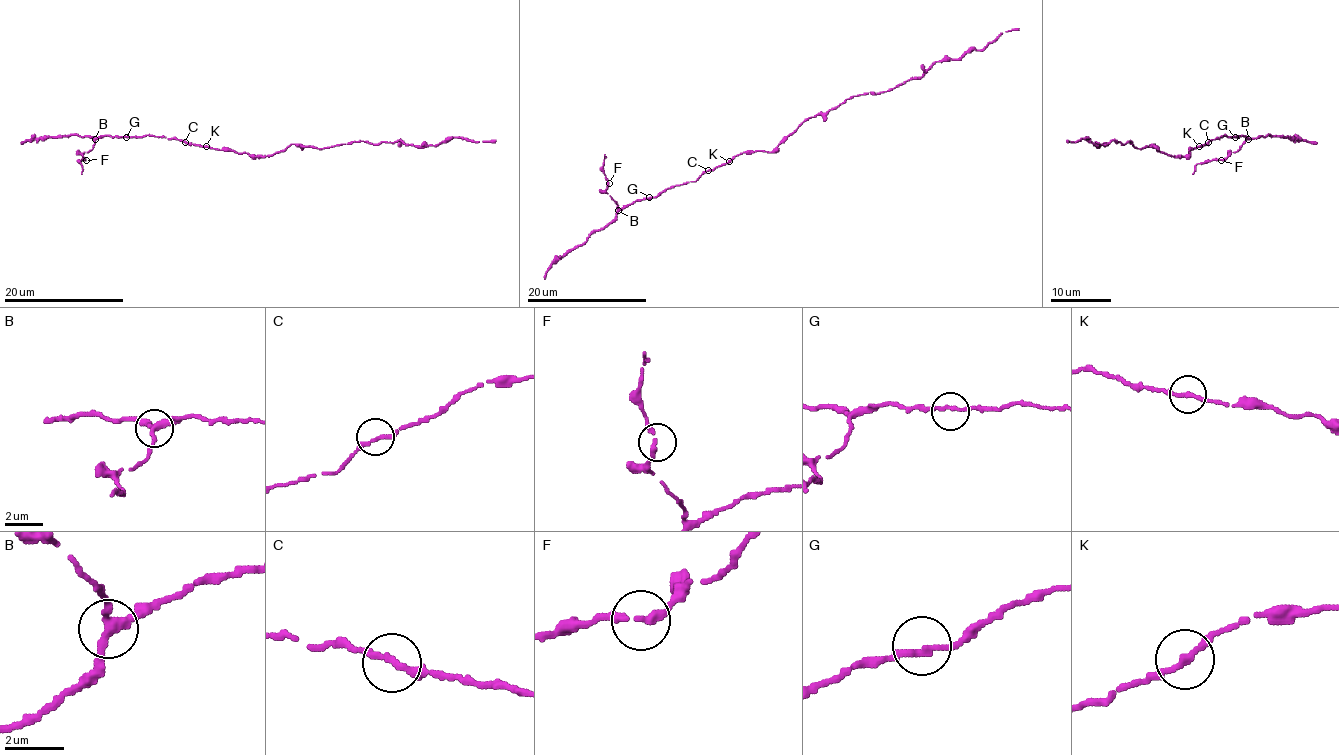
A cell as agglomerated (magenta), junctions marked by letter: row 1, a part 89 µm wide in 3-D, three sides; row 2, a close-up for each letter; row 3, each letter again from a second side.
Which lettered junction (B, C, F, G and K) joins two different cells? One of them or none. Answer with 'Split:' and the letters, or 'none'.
Split: none

